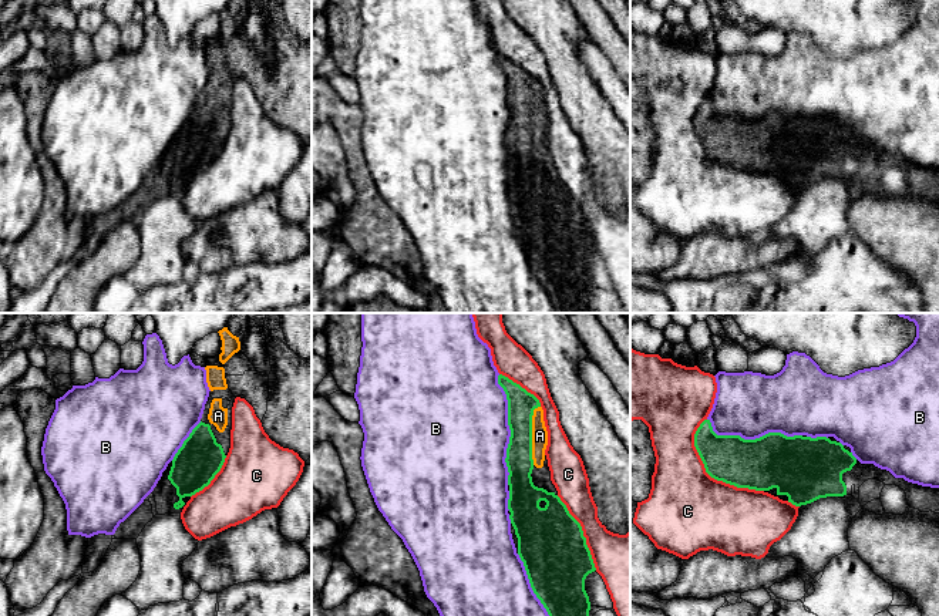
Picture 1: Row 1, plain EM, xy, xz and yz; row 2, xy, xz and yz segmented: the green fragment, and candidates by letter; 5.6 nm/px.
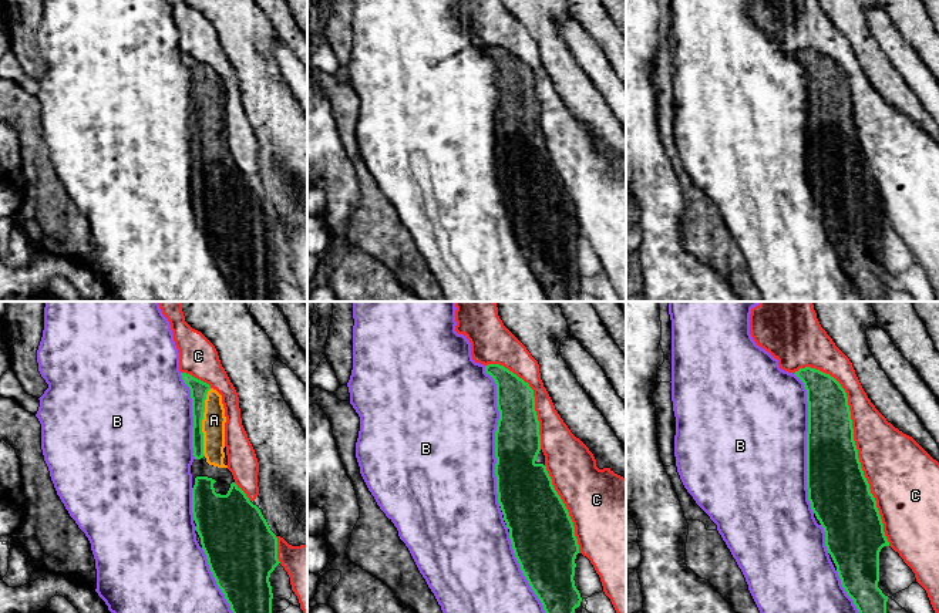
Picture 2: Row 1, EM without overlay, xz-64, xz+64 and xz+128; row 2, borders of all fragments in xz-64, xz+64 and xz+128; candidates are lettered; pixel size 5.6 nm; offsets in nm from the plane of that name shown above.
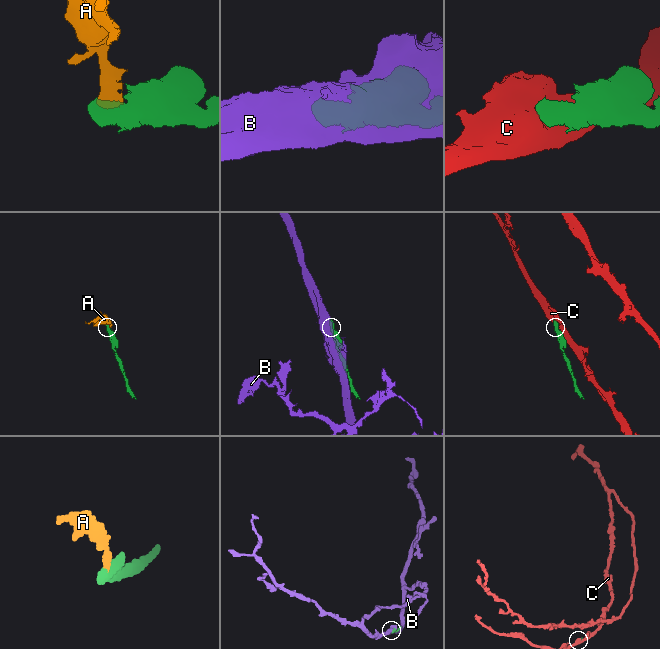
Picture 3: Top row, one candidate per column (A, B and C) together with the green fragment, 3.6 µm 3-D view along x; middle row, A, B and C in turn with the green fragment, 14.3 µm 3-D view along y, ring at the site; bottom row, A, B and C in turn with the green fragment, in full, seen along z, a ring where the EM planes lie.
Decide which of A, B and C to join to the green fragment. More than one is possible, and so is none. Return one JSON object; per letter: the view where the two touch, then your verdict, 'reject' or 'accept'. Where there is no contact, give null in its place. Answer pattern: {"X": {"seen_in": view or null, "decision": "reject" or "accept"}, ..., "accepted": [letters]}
{"A": {"seen_in": "xz", "decision": "accept"}, "B": {"seen_in": "xz", "decision": "reject"}, "C": {"seen_in": "yz", "decision": "reject"}, "accepted": ["A"]}

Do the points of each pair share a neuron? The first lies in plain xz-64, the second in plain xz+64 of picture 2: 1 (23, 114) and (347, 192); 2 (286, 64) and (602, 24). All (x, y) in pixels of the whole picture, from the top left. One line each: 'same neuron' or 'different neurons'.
1: different neurons
2: different neurons

